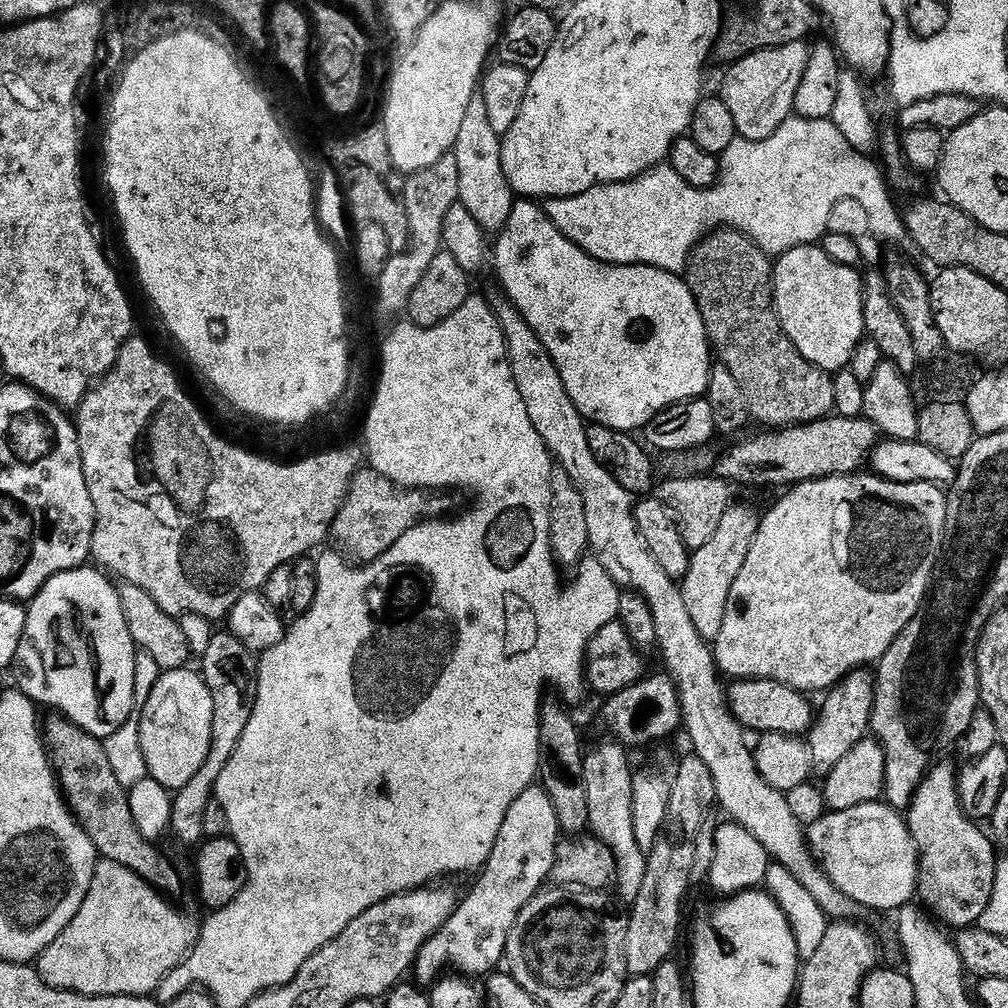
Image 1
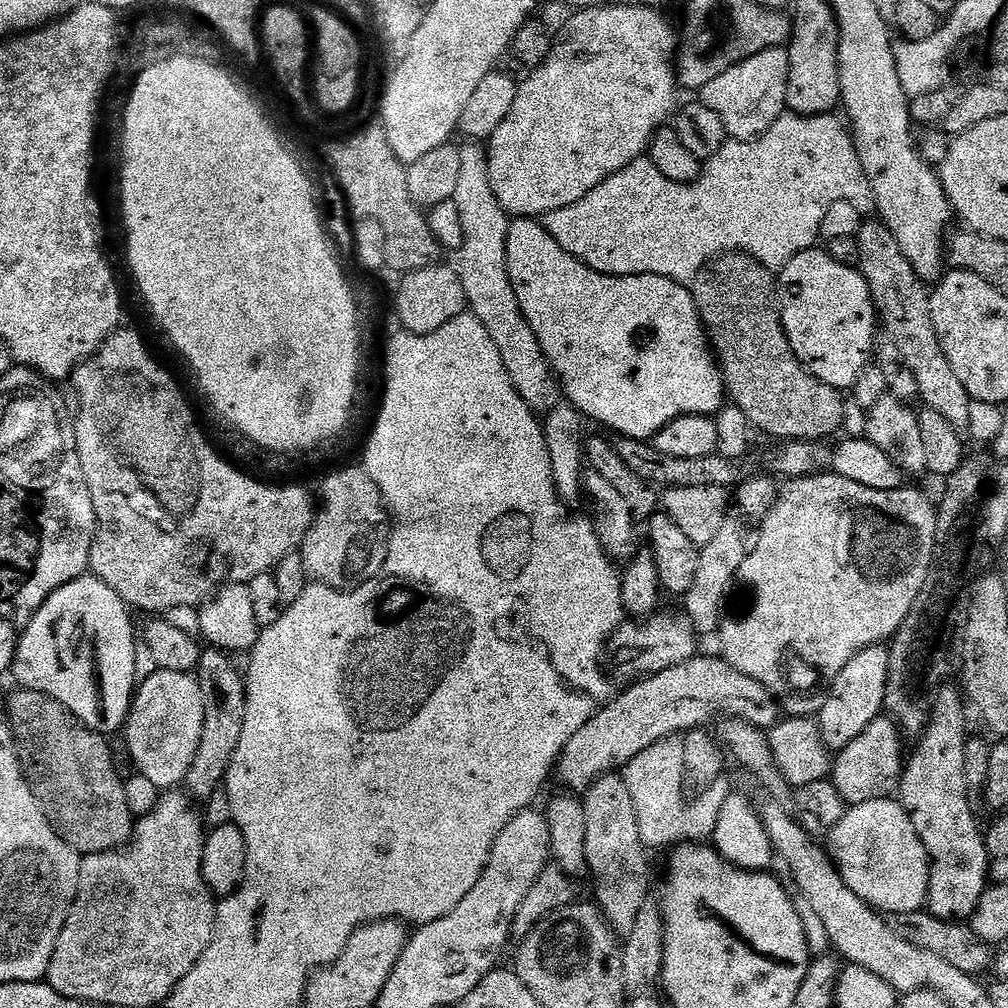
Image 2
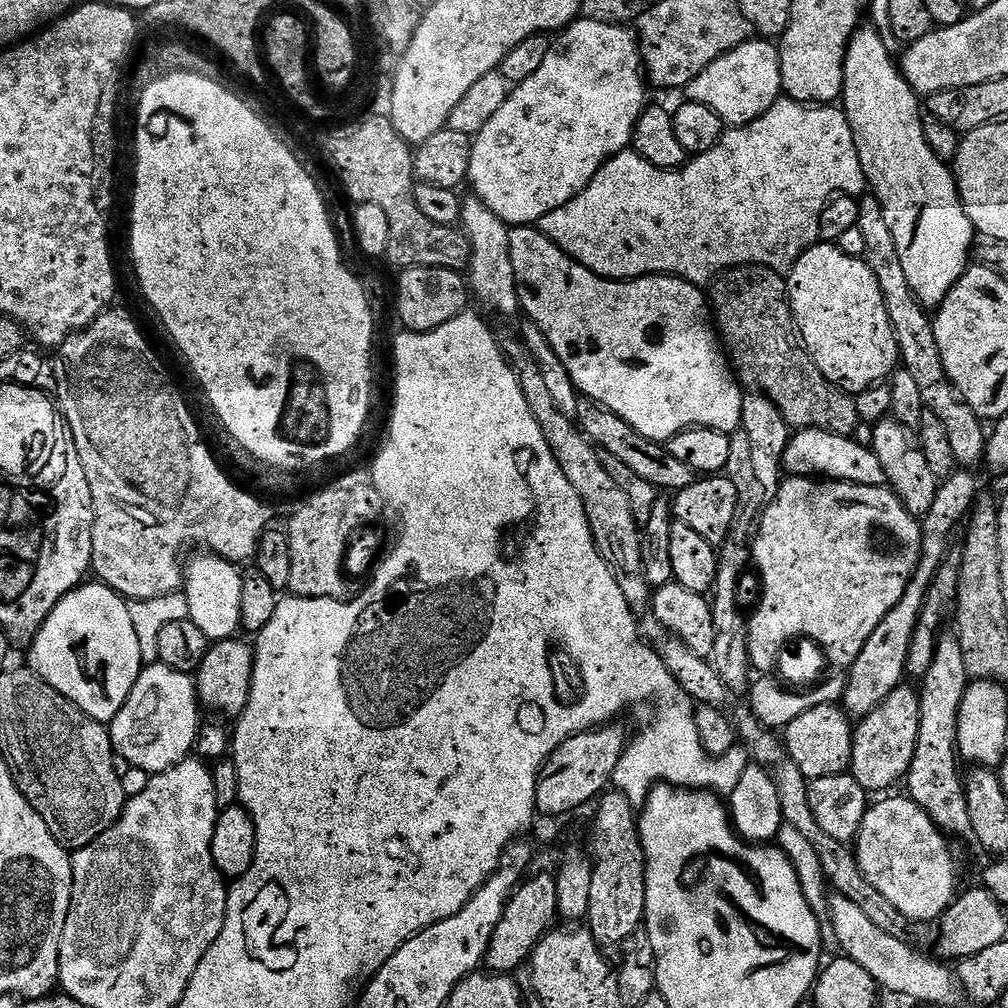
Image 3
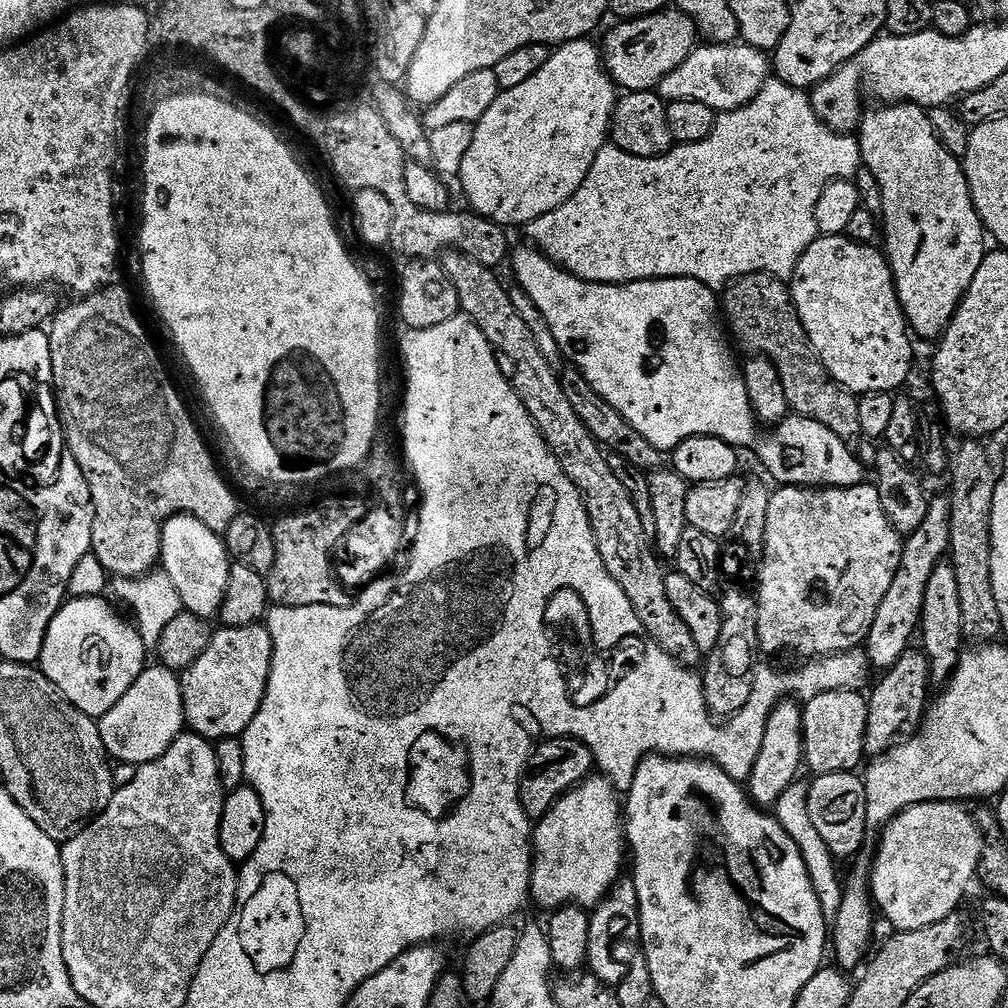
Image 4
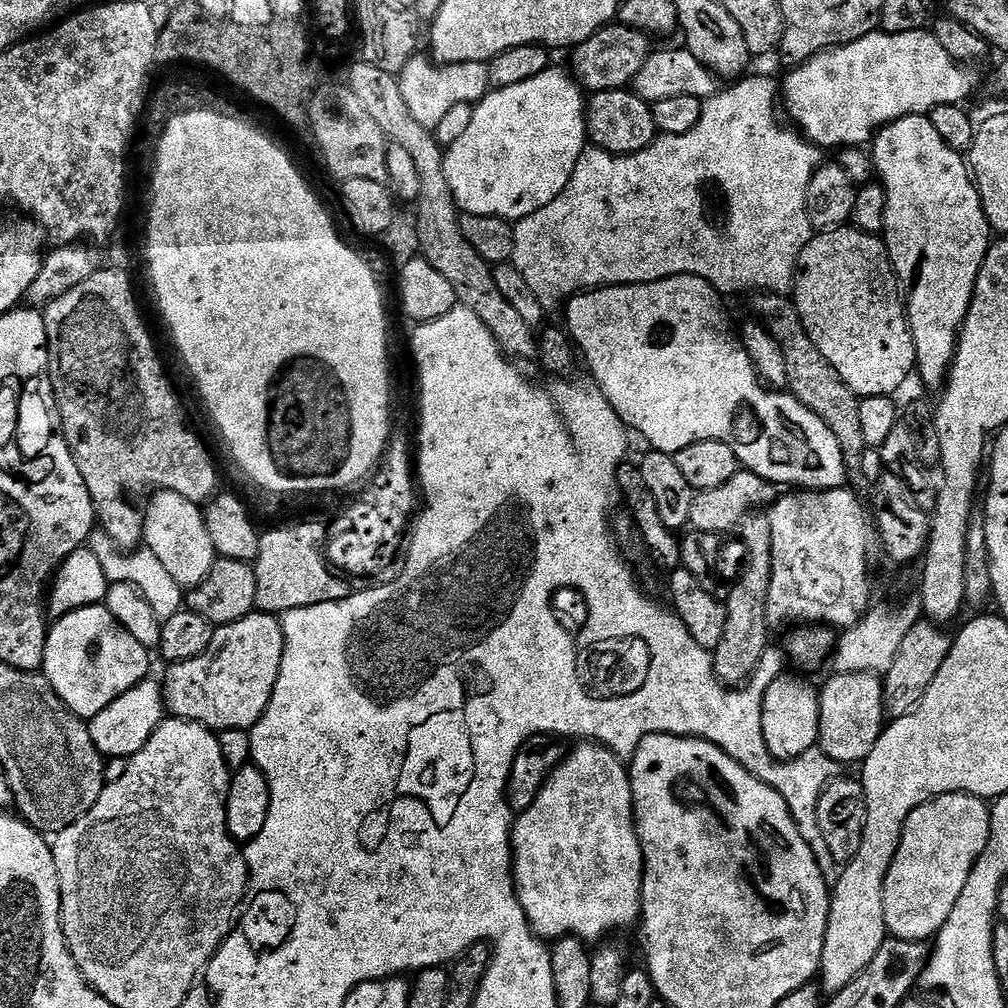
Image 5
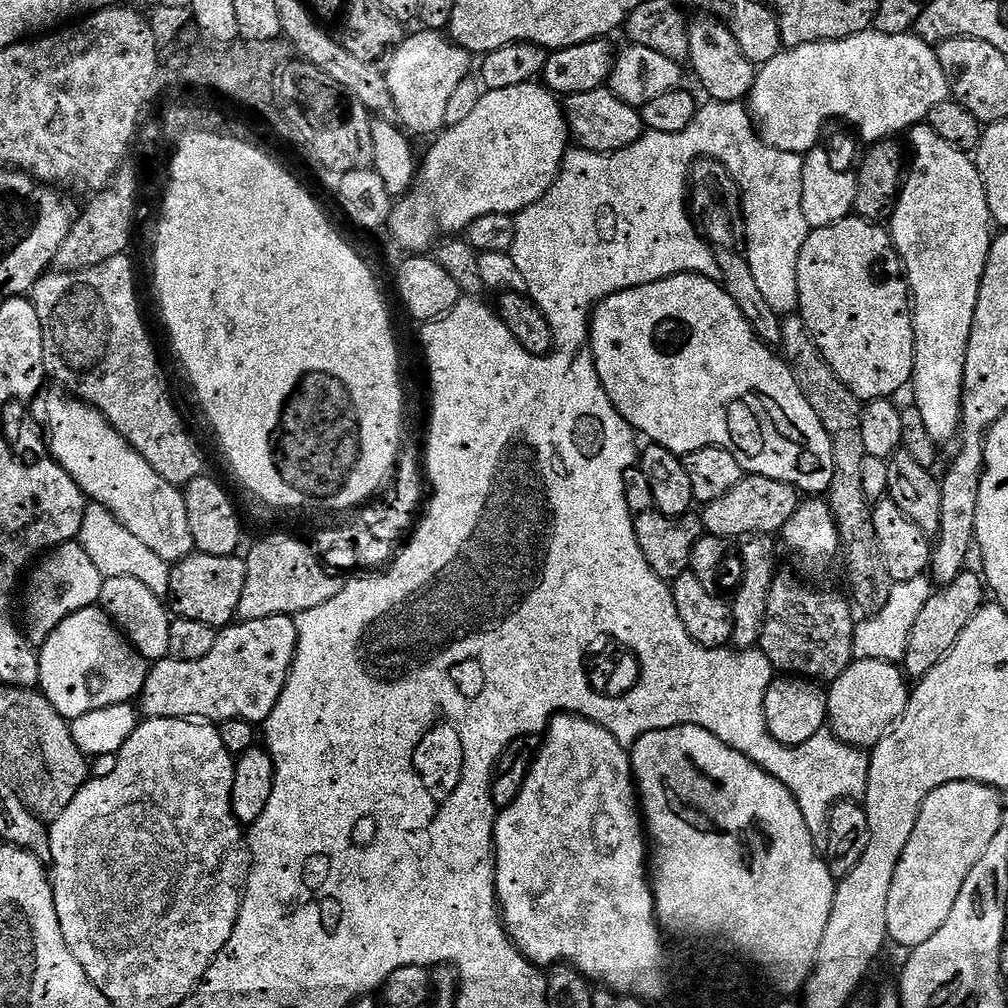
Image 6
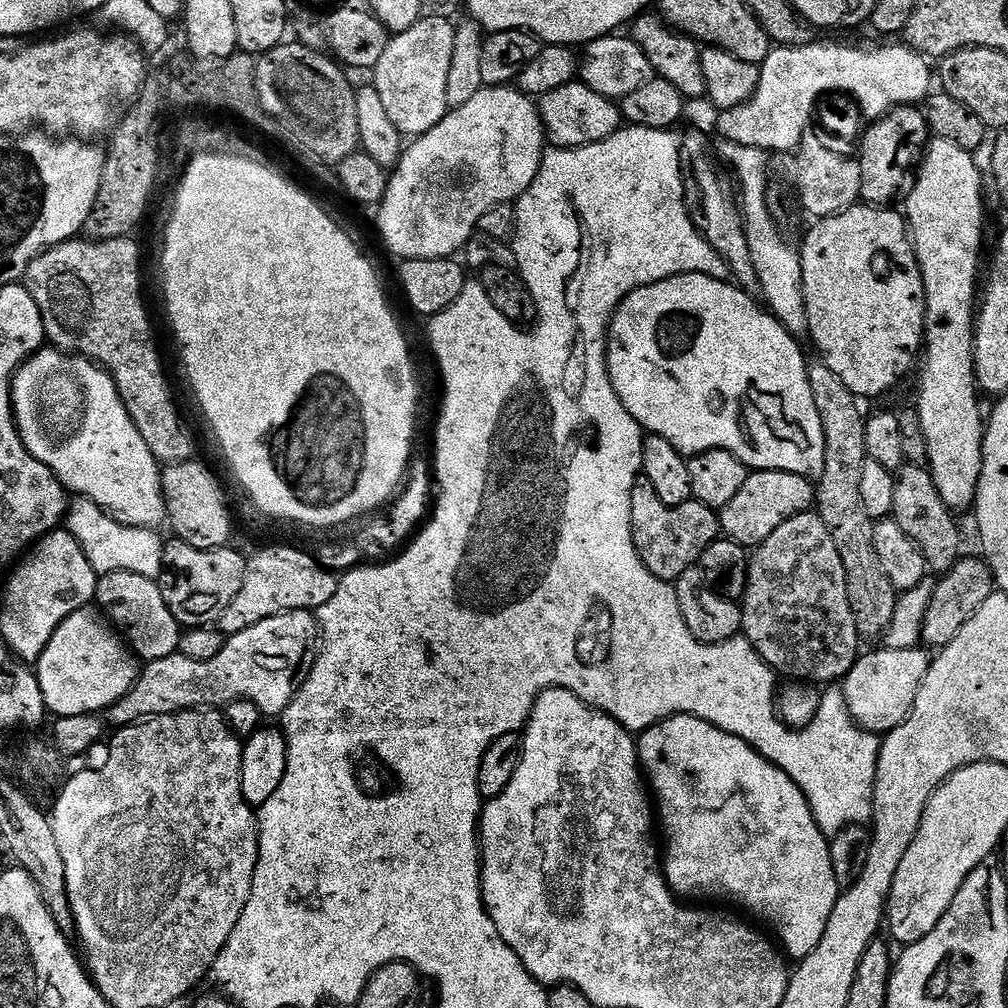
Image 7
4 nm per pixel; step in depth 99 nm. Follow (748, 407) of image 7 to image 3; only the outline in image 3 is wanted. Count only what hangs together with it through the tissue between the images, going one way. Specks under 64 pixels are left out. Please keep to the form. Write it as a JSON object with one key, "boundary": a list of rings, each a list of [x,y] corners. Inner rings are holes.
{"boundary":[[[536,226],[513,227],[508,237],[510,238],[510,262],[514,262],[514,278],[523,315],[533,320],[538,330],[542,330],[542,334],[546,334],[546,342],[550,342],[554,354],[562,358],[562,366],[566,366],[566,374],[570,374],[581,397],[598,402],[603,408],[609,408],[614,414],[618,414],[618,418],[630,422],[630,426],[634,426],[638,434],[657,442],[670,441],[685,428],[713,428],[729,434],[740,428],[744,401],[742,384],[722,347],[722,341],[710,311],[709,297],[705,293],[703,296],[700,293],[703,291],[697,285],[691,284],[689,280],[680,280],[677,276],[640,276],[636,280],[608,280],[604,276],[594,274],[574,258],[570,258]],[[813,428],[799,429],[789,439],[784,455],[783,471],[789,477],[807,476],[826,480],[844,480],[847,484],[881,487],[885,483],[882,462],[872,453],[871,448],[860,446],[847,436],[830,434]]]}

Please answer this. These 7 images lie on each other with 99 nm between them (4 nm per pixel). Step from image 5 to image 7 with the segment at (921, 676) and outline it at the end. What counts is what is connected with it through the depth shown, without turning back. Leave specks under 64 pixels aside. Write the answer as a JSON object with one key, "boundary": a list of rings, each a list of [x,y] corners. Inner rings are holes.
{"boundary":[[[979,555],[967,556],[957,560],[951,570],[935,581],[933,597],[930,598],[921,630],[921,641],[929,649],[939,650],[954,642],[958,630],[966,626],[974,610],[978,610],[978,606],[982,606],[982,602],[986,602],[986,598],[990,598],[990,594],[997,591],[996,579],[992,576],[992,567],[988,565],[988,561]]]}

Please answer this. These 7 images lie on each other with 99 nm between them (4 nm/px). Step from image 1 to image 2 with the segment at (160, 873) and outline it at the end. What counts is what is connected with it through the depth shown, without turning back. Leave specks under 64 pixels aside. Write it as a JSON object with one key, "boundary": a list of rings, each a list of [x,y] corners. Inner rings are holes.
{"boundary":[[[20,688],[8,700],[7,723],[16,737],[20,765],[52,828],[74,851],[115,852],[132,838],[134,815],[127,805],[125,777],[112,761],[112,748],[69,708],[38,690]]]}

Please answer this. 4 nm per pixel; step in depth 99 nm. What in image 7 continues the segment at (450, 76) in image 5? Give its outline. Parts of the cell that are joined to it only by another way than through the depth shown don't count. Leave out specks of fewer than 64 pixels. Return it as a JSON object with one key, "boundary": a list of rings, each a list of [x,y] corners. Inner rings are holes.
{"boundary":[[[421,18],[410,30],[395,33],[382,58],[378,58],[374,86],[390,122],[398,126],[401,136],[415,138],[426,134],[450,110],[446,102],[446,78],[450,75],[450,60],[454,58],[455,33],[452,20]]]}

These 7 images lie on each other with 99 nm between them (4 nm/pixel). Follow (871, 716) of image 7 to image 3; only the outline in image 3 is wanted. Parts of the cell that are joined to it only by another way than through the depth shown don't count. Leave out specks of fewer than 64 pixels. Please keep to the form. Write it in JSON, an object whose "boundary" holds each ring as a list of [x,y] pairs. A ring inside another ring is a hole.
{"boundary":[[[835,703],[819,704],[795,716],[787,728],[783,729],[782,741],[788,757],[802,770],[805,778],[811,781],[847,773],[851,769],[853,731],[853,721],[843,707]]]}

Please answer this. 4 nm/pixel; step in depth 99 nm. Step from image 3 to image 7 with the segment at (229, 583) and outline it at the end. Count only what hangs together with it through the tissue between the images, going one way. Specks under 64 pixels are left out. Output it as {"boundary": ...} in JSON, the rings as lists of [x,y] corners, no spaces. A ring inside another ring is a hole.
{"boundary":[[[45,346],[22,364],[15,376],[12,377],[12,413],[16,415],[16,428],[20,431],[20,437],[26,450],[30,450],[30,454],[34,454],[34,458],[38,458],[38,462],[45,464],[56,475],[63,488],[73,497],[93,500],[99,508],[107,510],[116,519],[121,520],[122,523],[131,528],[160,530],[165,527],[168,507],[164,501],[161,465],[158,463],[156,455],[150,450],[150,446],[146,446],[146,438],[142,438],[142,434],[138,434],[138,426],[134,426],[134,422],[118,394],[118,386],[112,381],[112,375],[105,368],[95,364],[93,360],[88,360],[85,356],[59,352],[56,348]]]}

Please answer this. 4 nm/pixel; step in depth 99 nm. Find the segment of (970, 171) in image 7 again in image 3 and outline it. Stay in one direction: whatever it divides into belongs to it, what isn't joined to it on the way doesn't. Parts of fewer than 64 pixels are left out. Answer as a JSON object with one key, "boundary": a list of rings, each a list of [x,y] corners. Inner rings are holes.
{"boundary":[[[861,26],[852,35],[844,63],[842,107],[854,134],[854,146],[858,146],[858,162],[862,162],[867,187],[871,195],[878,198],[882,214],[886,214],[886,223],[890,225],[890,234],[894,234],[894,246],[898,246],[898,259],[902,262],[906,282],[910,282],[910,290],[914,290],[924,309],[935,310],[946,294],[954,290],[958,278],[968,271],[972,239],[977,239],[978,233],[960,201],[953,169],[940,160],[938,154],[930,150],[930,142],[926,142],[921,97],[908,85],[897,61],[896,64],[892,61],[887,43],[889,41],[875,26]]]}

